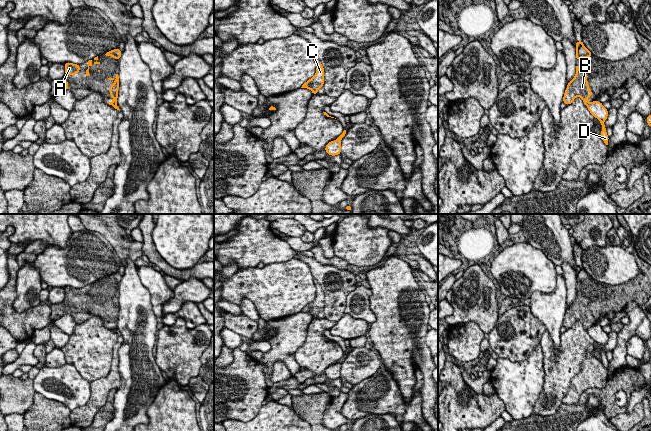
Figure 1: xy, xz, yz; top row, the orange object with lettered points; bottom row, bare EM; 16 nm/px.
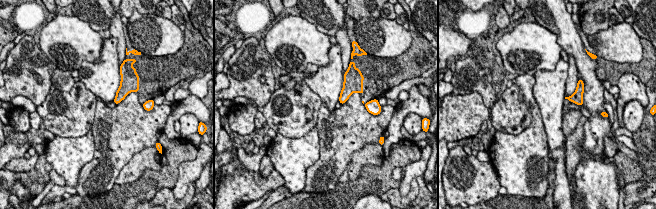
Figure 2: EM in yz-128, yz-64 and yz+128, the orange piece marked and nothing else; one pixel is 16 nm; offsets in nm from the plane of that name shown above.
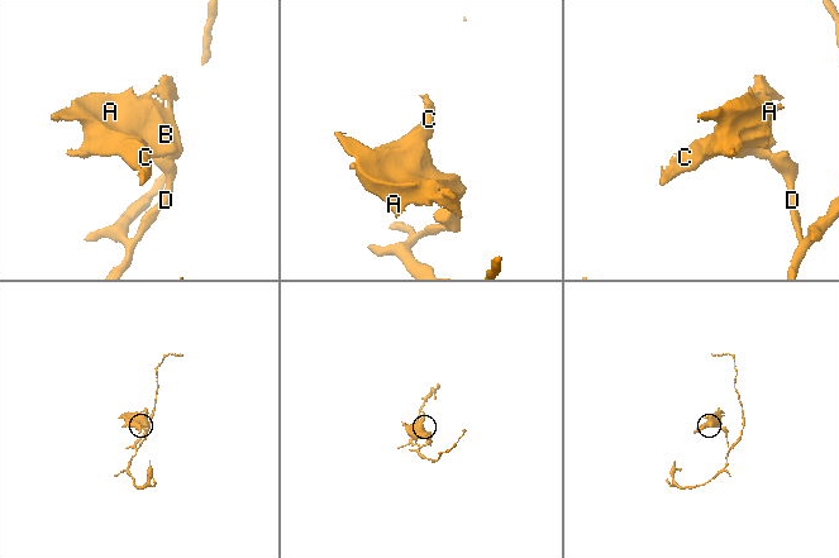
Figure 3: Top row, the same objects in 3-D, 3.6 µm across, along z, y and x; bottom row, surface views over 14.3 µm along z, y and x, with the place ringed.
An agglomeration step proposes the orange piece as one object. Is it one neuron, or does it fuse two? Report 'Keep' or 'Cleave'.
Cleave

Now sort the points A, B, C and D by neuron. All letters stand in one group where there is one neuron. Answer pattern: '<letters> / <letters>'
A B C / D

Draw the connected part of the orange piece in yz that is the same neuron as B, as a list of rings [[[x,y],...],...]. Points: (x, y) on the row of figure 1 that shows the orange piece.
[[[576,66],[576,74],[574,78],[567,84],[567,88],[563,97],[563,102],[566,105],[571,104],[578,96],[582,98],[586,106],[589,104],[588,97],[592,96],[593,93],[589,88],[587,80],[587,73],[583,70],[580,70],[579,66]]]

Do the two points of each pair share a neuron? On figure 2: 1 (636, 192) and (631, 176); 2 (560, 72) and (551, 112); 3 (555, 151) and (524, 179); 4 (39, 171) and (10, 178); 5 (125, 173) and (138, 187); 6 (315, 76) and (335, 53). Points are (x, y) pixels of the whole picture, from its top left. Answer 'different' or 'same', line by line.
1: different
2: same
3: different
4: same
5: different
6: same

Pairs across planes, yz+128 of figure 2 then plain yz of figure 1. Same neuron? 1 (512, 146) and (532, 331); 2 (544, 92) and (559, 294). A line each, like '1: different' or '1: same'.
1: different
2: same

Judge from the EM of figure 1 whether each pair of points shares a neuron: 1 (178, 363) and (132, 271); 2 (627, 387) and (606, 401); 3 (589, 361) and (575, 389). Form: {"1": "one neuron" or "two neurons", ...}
{"1": "two neurons", "2": "one neuron", "3": "one neuron"}

